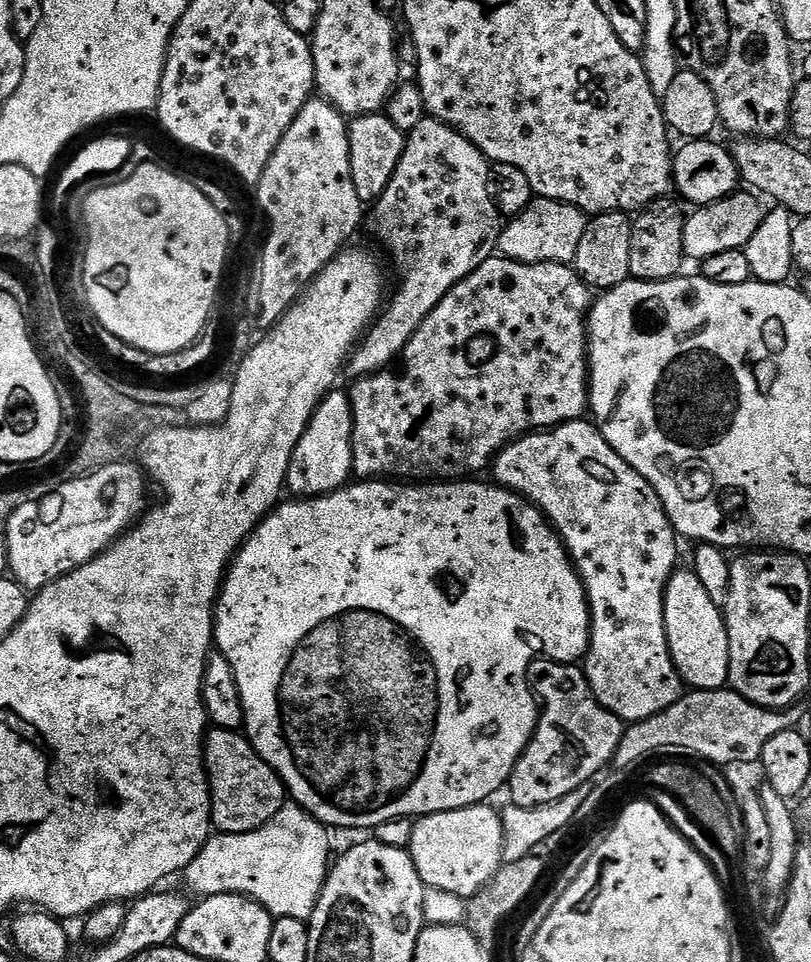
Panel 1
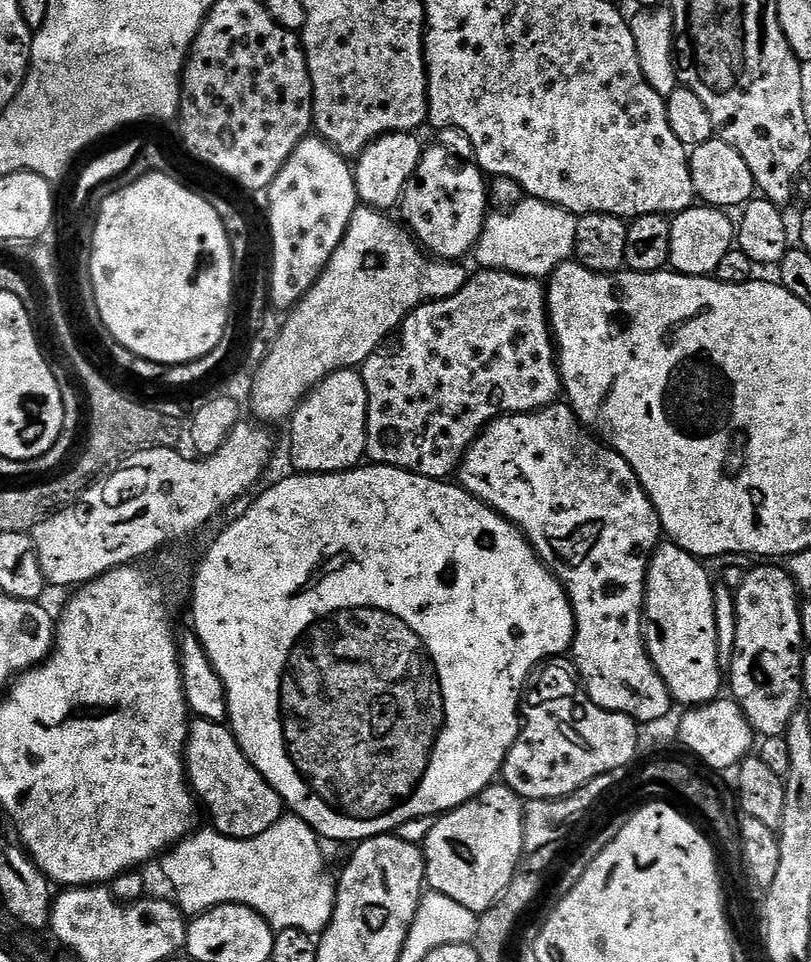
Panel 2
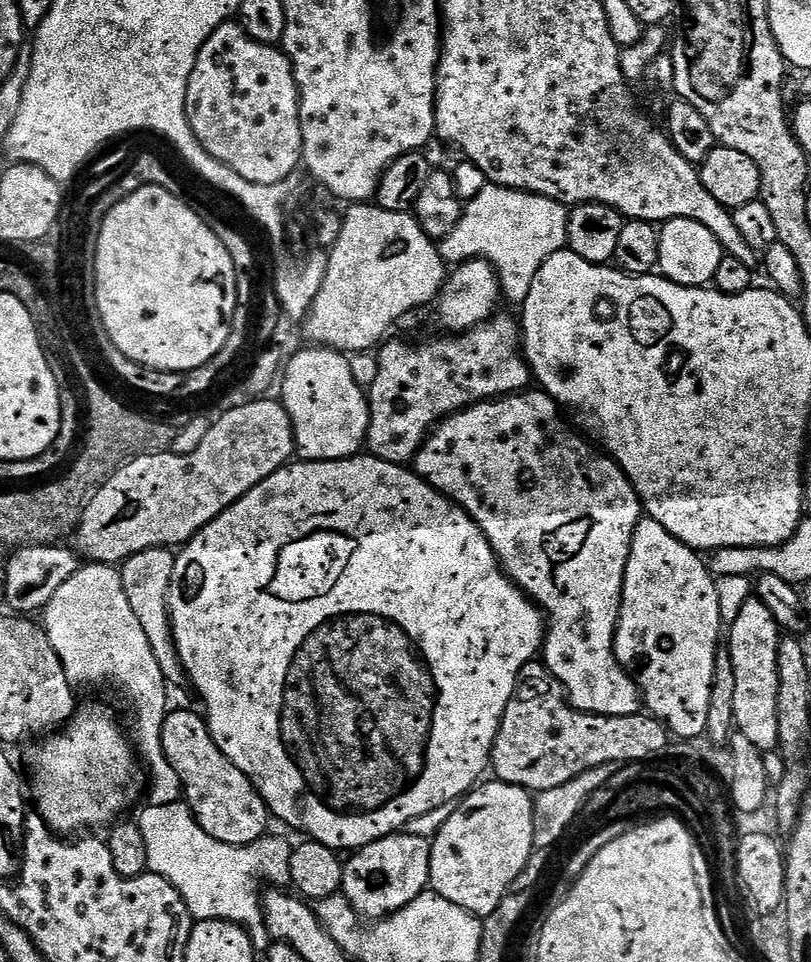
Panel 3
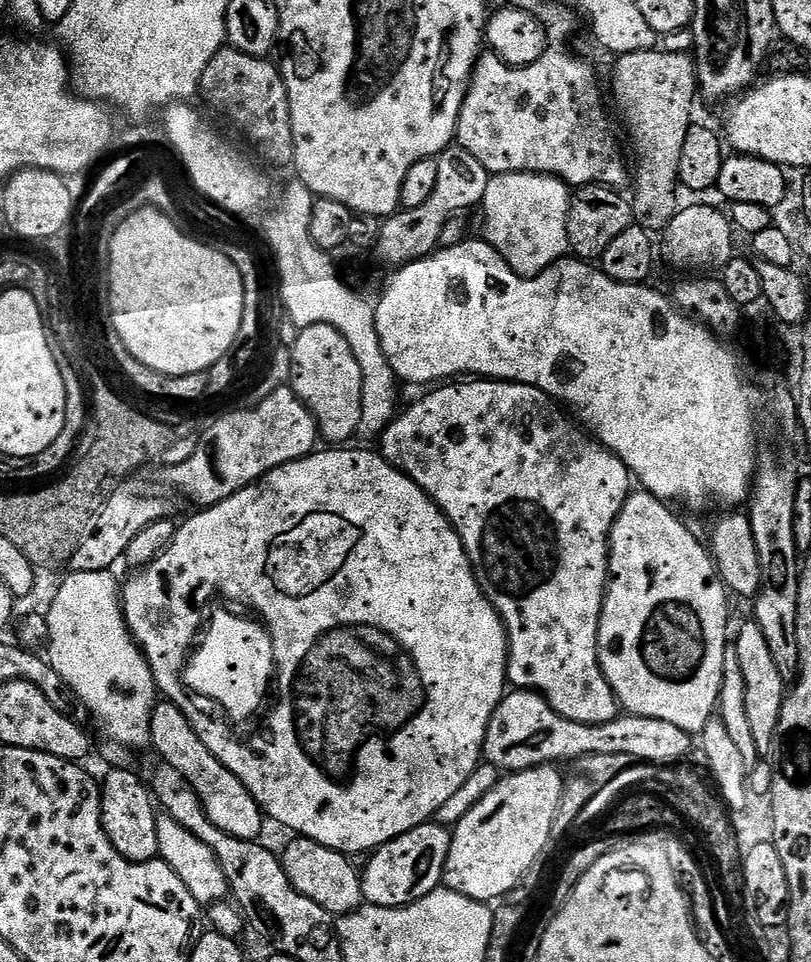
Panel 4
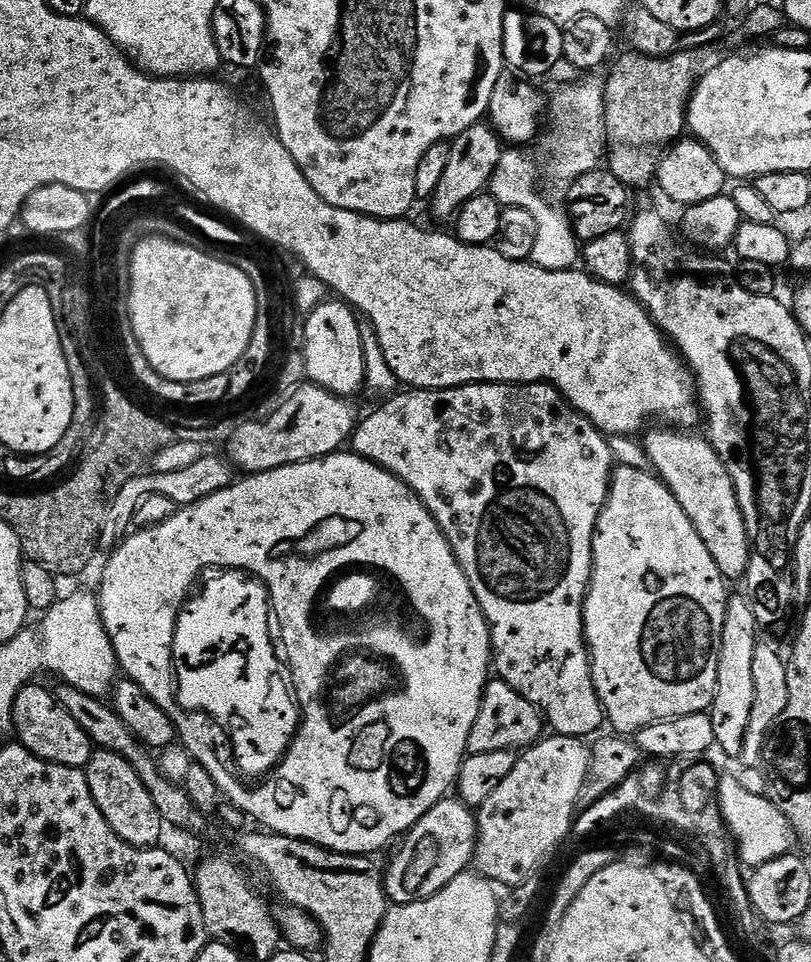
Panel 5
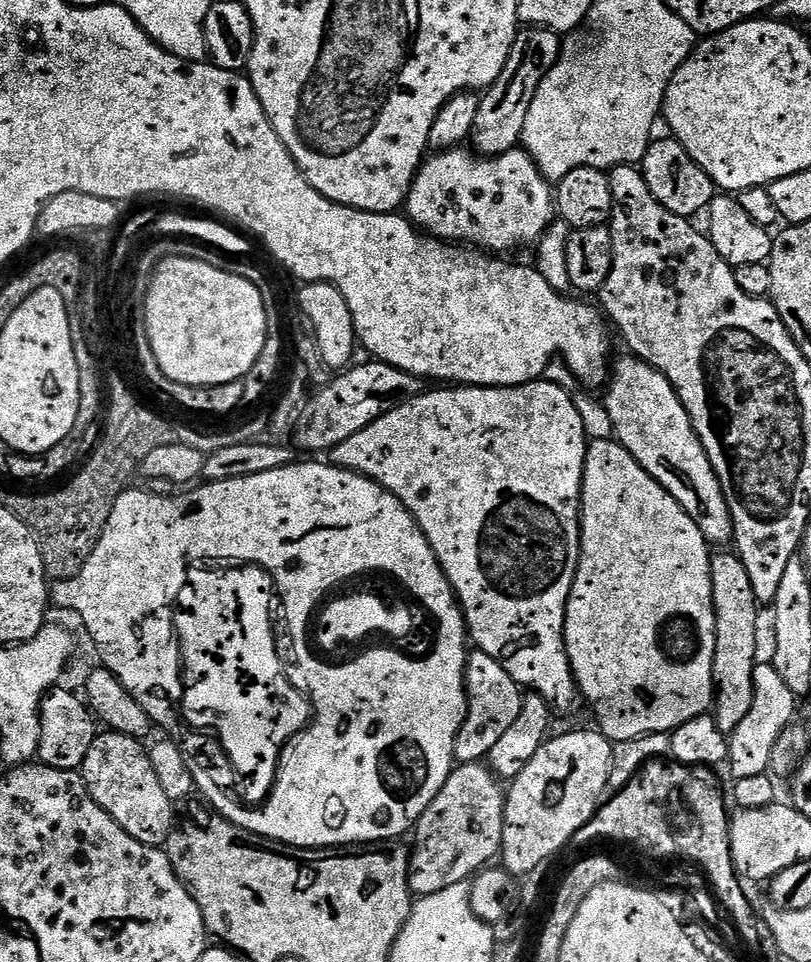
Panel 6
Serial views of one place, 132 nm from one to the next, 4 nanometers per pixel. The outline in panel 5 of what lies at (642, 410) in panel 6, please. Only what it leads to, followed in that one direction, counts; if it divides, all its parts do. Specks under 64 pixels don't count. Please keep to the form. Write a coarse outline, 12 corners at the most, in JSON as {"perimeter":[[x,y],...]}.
{"perimeter":[[671,426],[642,440],[725,581],[750,566],[734,482],[711,443]]}

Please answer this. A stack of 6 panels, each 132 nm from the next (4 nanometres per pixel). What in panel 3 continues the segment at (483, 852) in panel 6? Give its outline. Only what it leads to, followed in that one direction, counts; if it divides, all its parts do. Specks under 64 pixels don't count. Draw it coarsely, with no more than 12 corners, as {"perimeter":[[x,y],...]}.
{"perimeter":[[404,830],[344,864],[342,892],[375,922],[429,887],[432,840]]}

